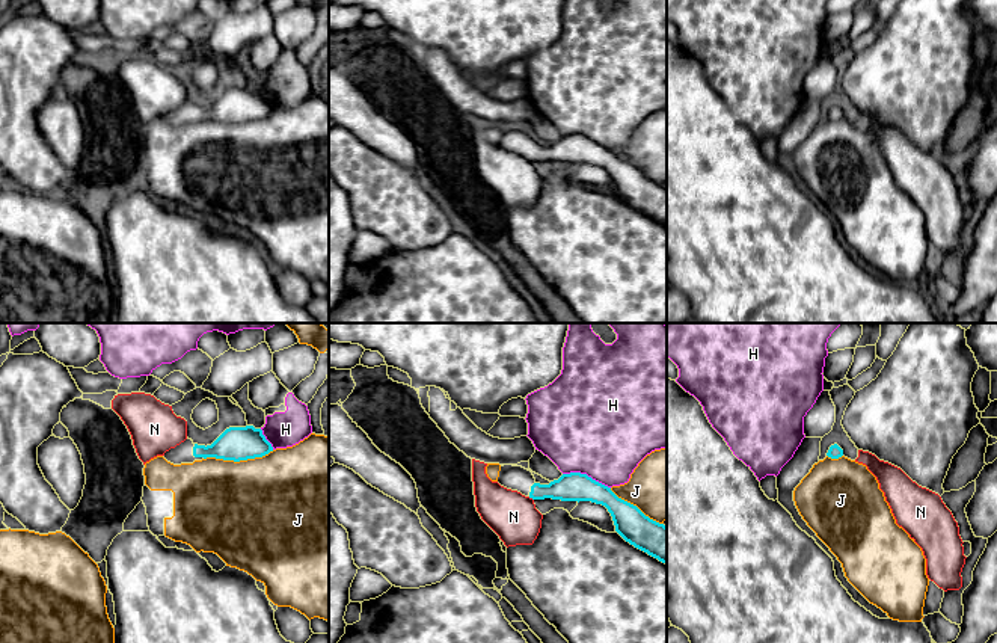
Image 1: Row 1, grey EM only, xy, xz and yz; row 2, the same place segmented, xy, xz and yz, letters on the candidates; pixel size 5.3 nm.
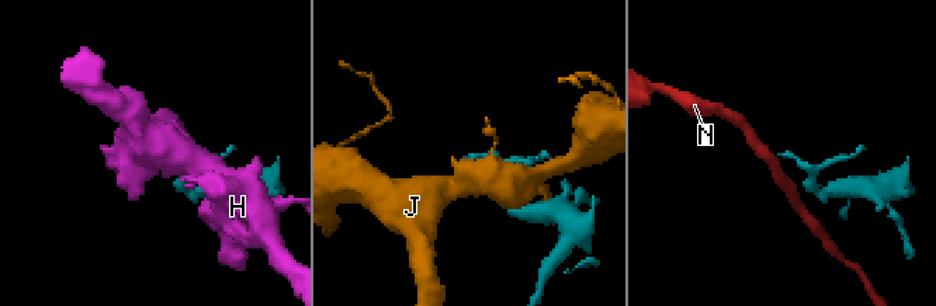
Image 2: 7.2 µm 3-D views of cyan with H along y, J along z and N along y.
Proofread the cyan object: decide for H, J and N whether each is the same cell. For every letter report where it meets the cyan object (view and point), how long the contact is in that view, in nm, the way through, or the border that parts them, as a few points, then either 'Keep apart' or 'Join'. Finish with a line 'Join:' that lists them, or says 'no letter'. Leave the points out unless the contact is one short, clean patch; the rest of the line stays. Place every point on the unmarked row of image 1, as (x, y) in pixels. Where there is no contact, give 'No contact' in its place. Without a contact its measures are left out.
H: Touches cyan at xz (585, 136). Shared border 260 nm. Boundary: xz (563, 135), (585, 135), (610, 150). Keep apart
J: Touches cyan at xy (239, 123). Shared border 380 nm. Keep apart
N: Touches cyan at xz (531, 159). Shared border 40 nm. Boundary: xz (528, 159), (533, 162). Keep apart
Join: no letter

